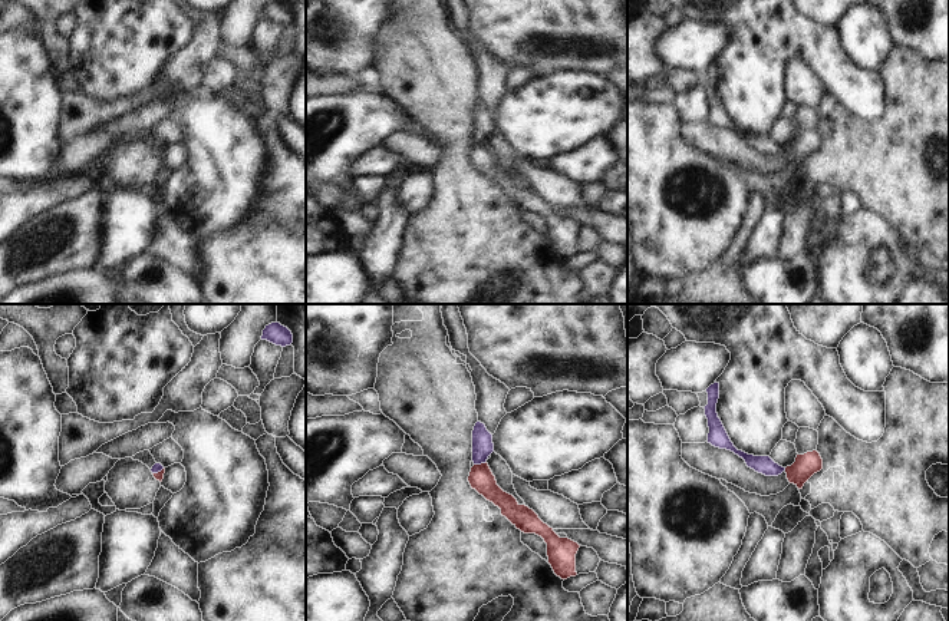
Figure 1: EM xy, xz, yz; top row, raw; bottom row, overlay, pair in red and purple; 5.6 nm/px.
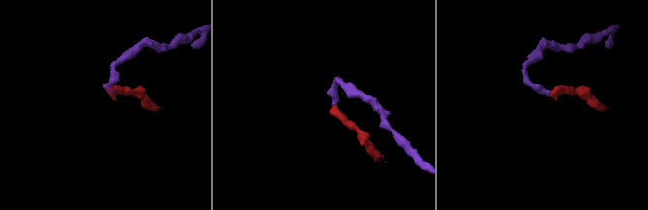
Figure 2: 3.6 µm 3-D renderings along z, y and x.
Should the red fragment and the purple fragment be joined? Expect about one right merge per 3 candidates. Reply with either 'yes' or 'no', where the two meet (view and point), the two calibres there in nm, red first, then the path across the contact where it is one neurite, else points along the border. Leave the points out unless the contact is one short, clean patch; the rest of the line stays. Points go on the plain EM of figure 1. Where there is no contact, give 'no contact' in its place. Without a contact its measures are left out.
yes | xz (481, 142) | 140/120 nm | across xz (481, 158), (481, 142), (483, 125)

